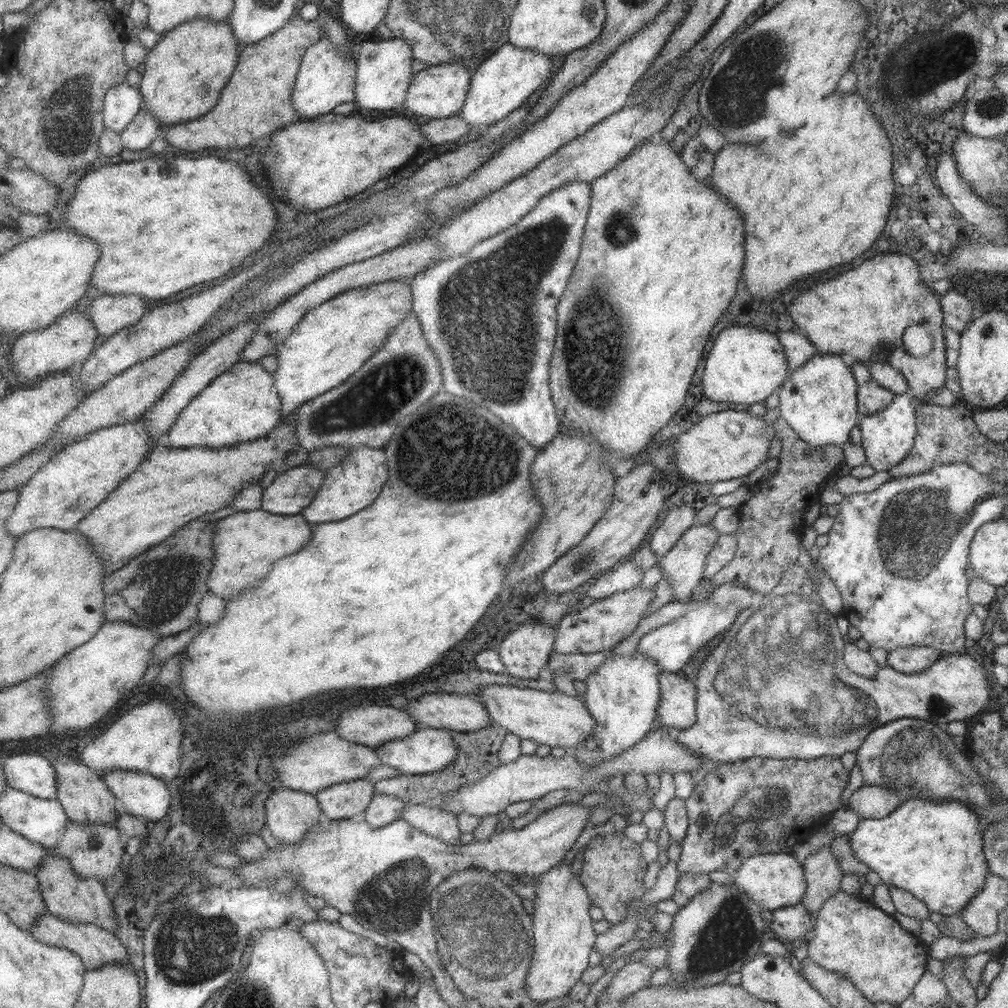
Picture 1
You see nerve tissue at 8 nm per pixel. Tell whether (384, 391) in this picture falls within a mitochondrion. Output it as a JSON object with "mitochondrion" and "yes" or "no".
{"mitochondrion":"yes"}

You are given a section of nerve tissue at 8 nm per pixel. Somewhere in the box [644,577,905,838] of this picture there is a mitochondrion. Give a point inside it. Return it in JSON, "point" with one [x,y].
{"point":[797,634]}

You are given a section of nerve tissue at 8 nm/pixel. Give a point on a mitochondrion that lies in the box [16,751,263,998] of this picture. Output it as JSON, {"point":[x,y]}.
{"point":[198,953]}

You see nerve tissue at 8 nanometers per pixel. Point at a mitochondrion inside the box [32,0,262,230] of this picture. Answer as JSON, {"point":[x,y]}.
{"point":[68,132]}

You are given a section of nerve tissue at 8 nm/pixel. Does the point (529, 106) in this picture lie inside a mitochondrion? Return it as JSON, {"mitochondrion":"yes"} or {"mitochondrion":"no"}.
{"mitochondrion":"no"}

